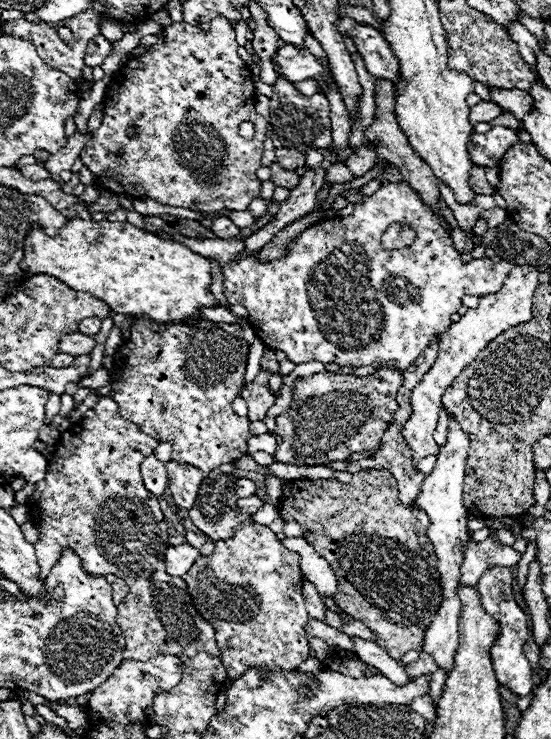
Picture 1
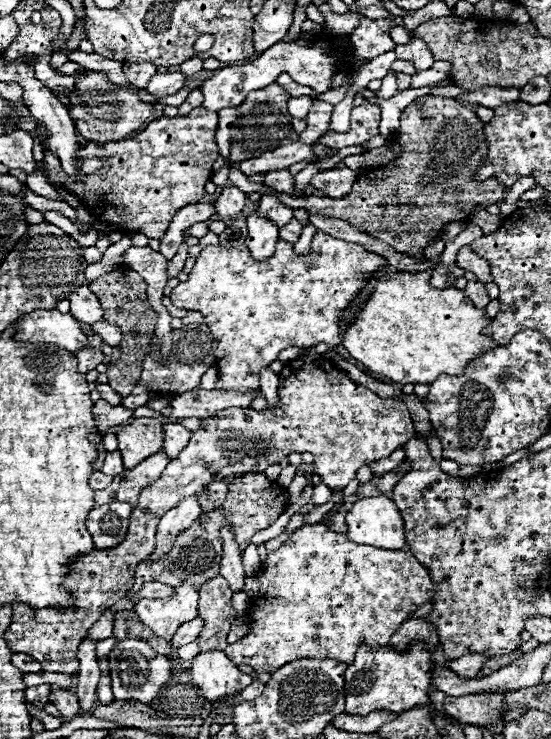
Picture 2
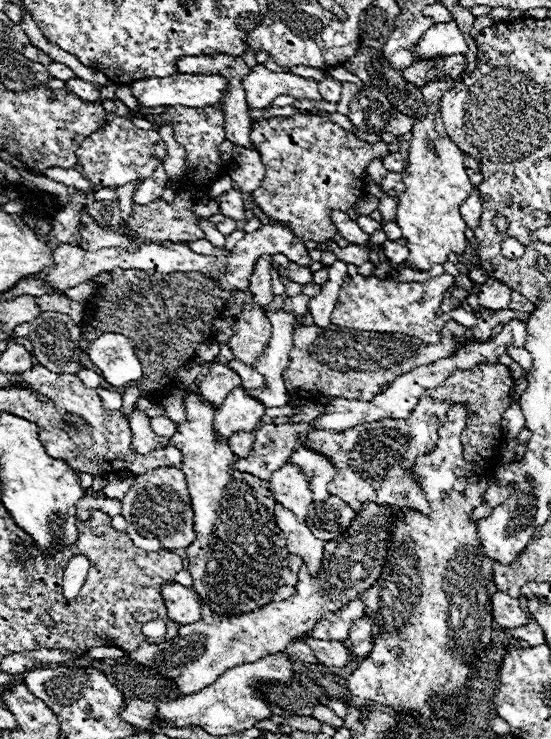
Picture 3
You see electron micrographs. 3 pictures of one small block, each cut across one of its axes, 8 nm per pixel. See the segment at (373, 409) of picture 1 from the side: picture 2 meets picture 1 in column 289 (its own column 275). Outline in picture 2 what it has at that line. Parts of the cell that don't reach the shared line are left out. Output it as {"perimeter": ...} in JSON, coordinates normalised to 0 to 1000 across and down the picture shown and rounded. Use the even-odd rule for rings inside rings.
{"perimeter":[[[548,479],[530,490],[515,493],[515,501],[508,503],[508,525],[505,525],[508,547],[505,552],[483,552],[475,558],[465,555],[443,555],[443,552],[414,552],[407,558],[396,558],[392,563],[367,568],[367,576],[348,587],[341,604],[327,612],[323,622],[305,625],[294,644],[279,652],[258,660],[250,671],[250,682],[240,690],[236,712],[225,733],[218,733],[207,742],[196,744],[167,744],[160,750],[138,752],[123,763],[123,777],[116,782],[116,796],[134,809],[134,817],[123,823],[54,823],[51,817],[22,817],[22,844],[11,853],[11,871],[22,877],[22,882],[44,882],[65,890],[80,909],[113,909],[113,912],[134,912],[142,909],[142,871],[156,861],[156,853],[185,834],[189,825],[196,825],[203,817],[211,817],[218,809],[229,806],[236,793],[243,790],[243,769],[250,760],[265,758],[279,747],[283,736],[283,712],[287,704],[316,687],[316,682],[327,679],[330,671],[356,668],[370,655],[381,655],[385,650],[399,647],[425,647],[446,639],[479,639],[494,628],[508,628],[515,617],[526,612],[563,612],[570,614],[570,639],[584,647],[592,658],[603,663],[621,663],[635,650],[646,647],[650,633],[672,631],[701,617],[708,617],[719,606],[733,604],[740,595],[759,590],[751,582],[751,574],[744,568],[744,560],[737,549],[711,539],[690,539],[668,525],[639,517],[621,501],[613,501],[595,484],[584,479]]]}

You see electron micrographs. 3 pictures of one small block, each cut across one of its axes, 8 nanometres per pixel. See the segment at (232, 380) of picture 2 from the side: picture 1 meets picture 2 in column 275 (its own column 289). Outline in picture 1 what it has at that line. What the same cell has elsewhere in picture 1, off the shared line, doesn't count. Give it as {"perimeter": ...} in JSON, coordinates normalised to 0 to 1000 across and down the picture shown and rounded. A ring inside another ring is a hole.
{"perimeter":[[[733,246],[726,249],[704,249],[704,252],[693,252],[686,254],[675,265],[664,268],[661,276],[646,276],[642,279],[642,290],[639,292],[606,292],[606,295],[588,295],[581,300],[574,300],[566,309],[552,311],[544,317],[544,322],[537,322],[537,327],[530,330],[530,338],[526,344],[515,349],[515,352],[497,352],[497,355],[468,355],[457,346],[436,352],[436,355],[421,355],[425,346],[432,341],[443,338],[443,327],[436,325],[425,325],[425,322],[392,322],[392,325],[352,325],[352,322],[334,322],[334,319],[305,319],[298,314],[290,314],[294,322],[309,322],[309,325],[319,325],[327,330],[338,330],[348,341],[370,346],[370,349],[392,349],[403,360],[403,368],[407,368],[407,398],[414,403],[417,411],[439,411],[446,419],[450,419],[450,436],[454,441],[461,444],[465,455],[486,468],[486,471],[497,471],[497,474],[512,474],[519,479],[519,484],[530,490],[530,493],[548,493],[548,490],[584,490],[584,493],[613,493],[613,495],[635,495],[635,498],[650,498],[650,495],[679,495],[679,498],[719,498],[722,503],[733,503],[733,498],[740,498],[740,493],[748,493],[748,487],[755,487],[755,482],[762,482],[762,476],[770,476],[770,471],[780,465],[780,457],[795,449],[795,452],[806,452],[813,447],[813,438],[817,438],[817,428],[824,422],[831,422],[835,417],[835,409],[838,409],[838,401],[849,401],[849,398],[860,398],[860,401],[882,401],[882,398],[893,398],[900,395],[915,376],[922,373],[922,368],[933,363],[933,357],[926,355],[907,355],[907,357],[893,357],[886,349],[868,349],[868,352],[857,352],[857,355],[838,355],[838,344],[824,336],[820,330],[820,322],[817,322],[817,314],[813,309],[802,303],[802,295],[788,290],[784,281],[777,281],[762,265]],[[711,300],[737,300],[751,309],[755,314],[755,327],[744,333],[744,336],[733,336],[733,338],[697,338],[693,336],[693,317],[701,314],[701,309],[711,303]]]}

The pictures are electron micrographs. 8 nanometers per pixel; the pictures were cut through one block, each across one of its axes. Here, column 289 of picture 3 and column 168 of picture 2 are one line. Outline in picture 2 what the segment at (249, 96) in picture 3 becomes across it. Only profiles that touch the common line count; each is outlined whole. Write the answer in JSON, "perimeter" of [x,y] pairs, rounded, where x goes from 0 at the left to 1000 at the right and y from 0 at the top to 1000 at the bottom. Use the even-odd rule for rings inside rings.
{"perimeter":[[[301,97],[301,100],[279,100],[272,114],[269,114],[269,124],[294,133],[294,130],[309,130],[319,127],[338,111],[338,103],[330,97]]]}

